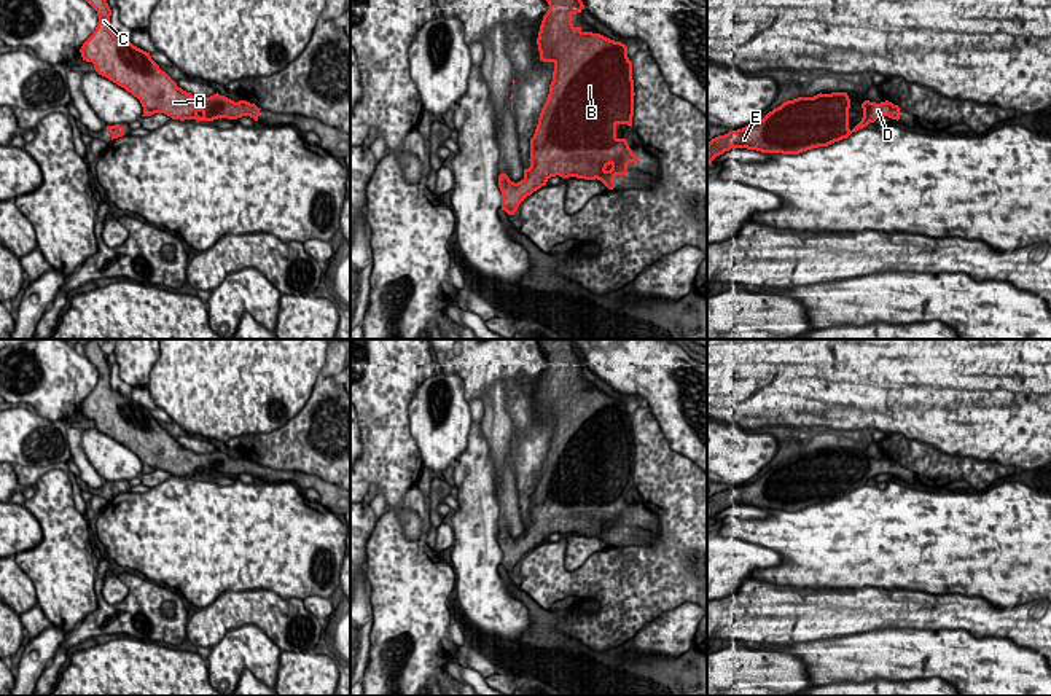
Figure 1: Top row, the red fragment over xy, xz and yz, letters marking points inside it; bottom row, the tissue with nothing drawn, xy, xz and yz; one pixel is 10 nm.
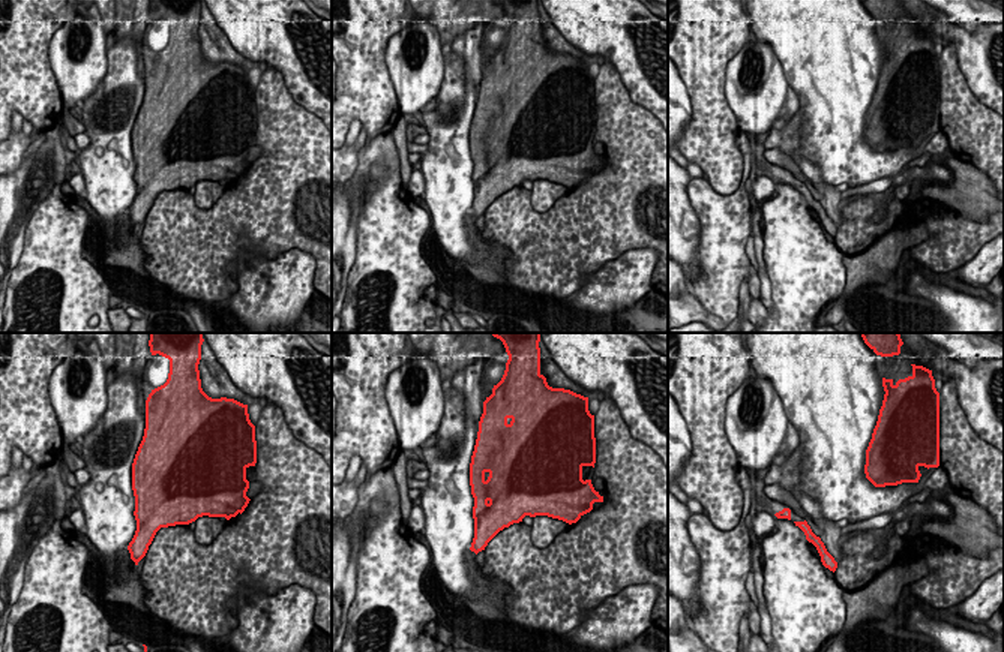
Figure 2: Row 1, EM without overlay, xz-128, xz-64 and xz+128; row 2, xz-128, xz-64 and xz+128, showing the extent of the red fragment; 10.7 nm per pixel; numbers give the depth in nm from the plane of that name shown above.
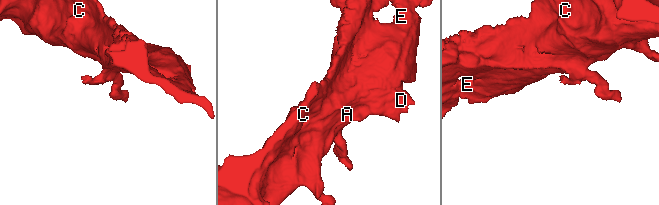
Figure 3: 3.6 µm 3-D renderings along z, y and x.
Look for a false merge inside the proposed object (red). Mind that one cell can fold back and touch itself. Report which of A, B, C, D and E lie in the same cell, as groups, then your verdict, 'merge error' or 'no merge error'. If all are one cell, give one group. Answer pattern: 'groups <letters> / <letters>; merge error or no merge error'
groups A B C D E; no merge error

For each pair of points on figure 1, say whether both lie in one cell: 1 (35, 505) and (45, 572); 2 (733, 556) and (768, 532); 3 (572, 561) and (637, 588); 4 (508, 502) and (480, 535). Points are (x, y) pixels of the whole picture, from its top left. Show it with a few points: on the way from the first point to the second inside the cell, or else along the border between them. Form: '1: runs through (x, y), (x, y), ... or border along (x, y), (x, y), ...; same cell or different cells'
1: runs through (51, 521), (51, 556); same cell
2: border along (723, 534), (773, 548), (784, 561); different cells
3: border along (609, 547), (594, 551), (572, 570), (564, 567); different cells
4: border along (494, 475), (499, 500), (499, 531); different cells

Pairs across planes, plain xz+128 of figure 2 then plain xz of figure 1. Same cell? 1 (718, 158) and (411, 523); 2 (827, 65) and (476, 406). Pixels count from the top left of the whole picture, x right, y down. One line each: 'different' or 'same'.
1: same
2: different

